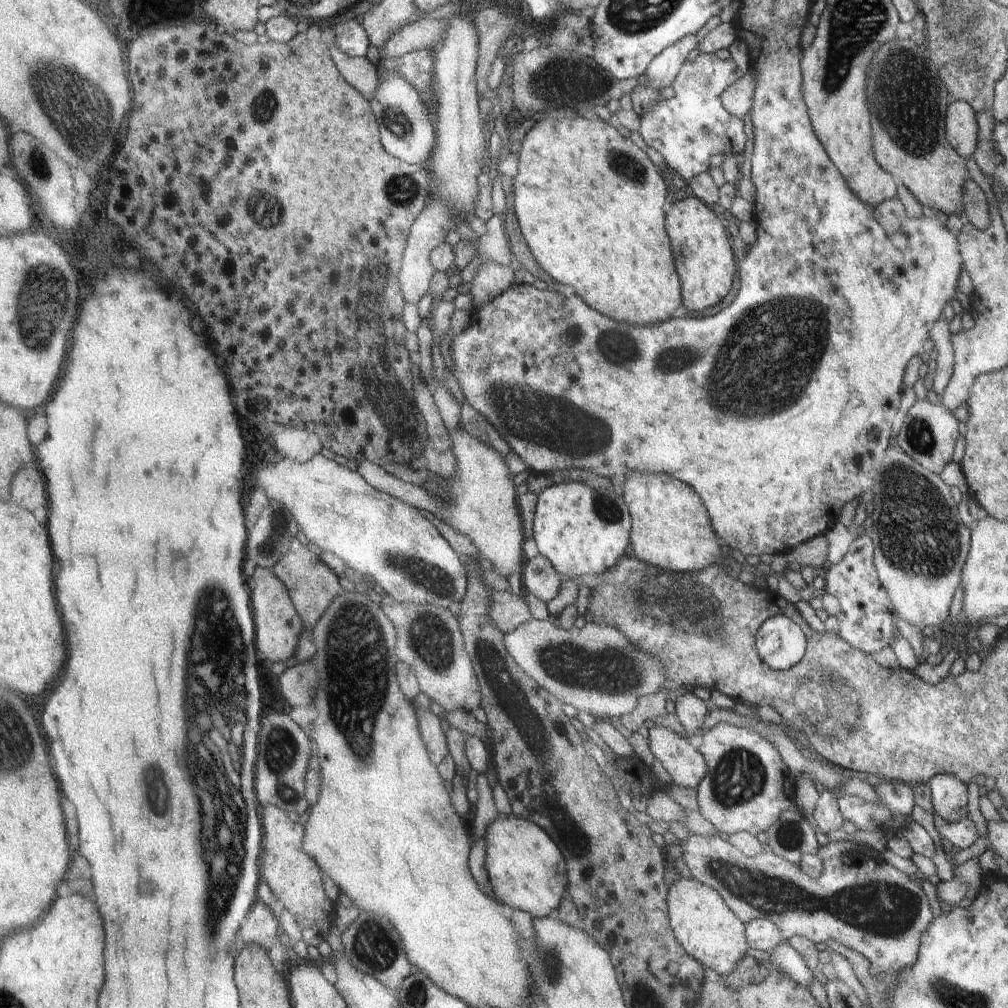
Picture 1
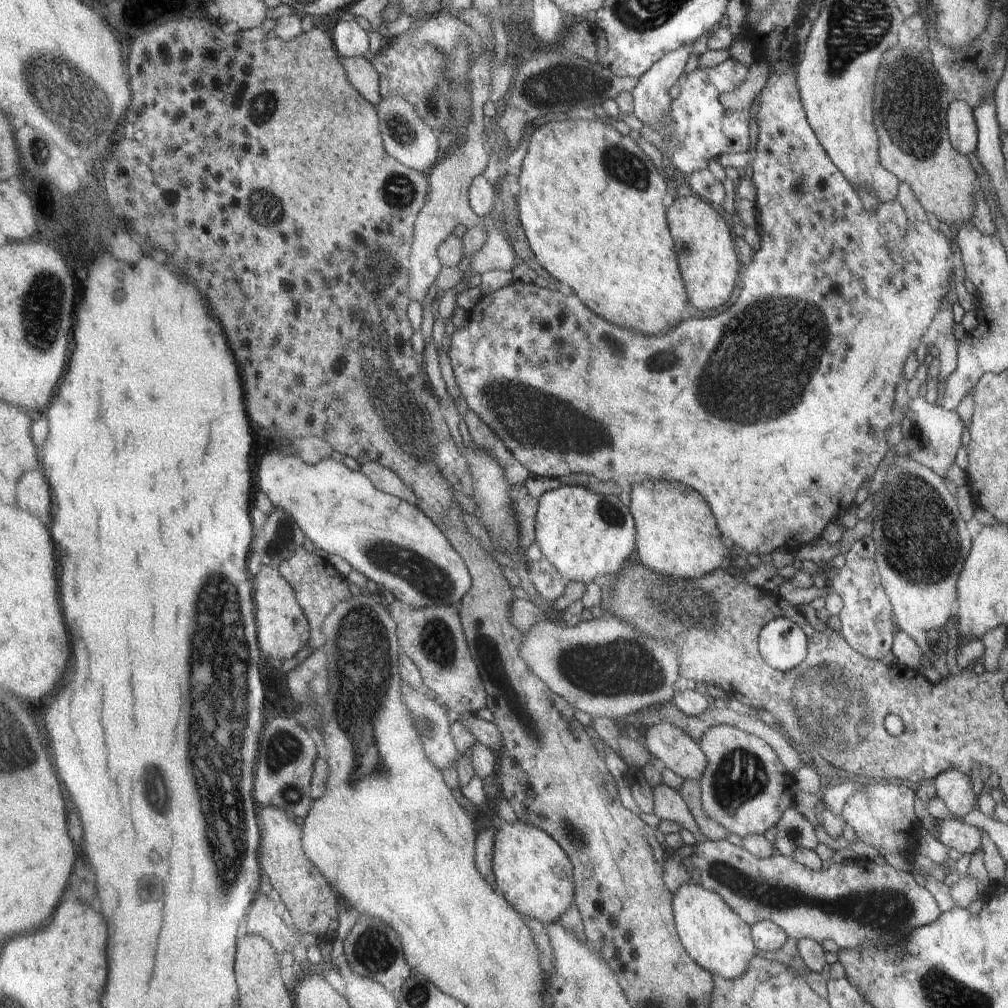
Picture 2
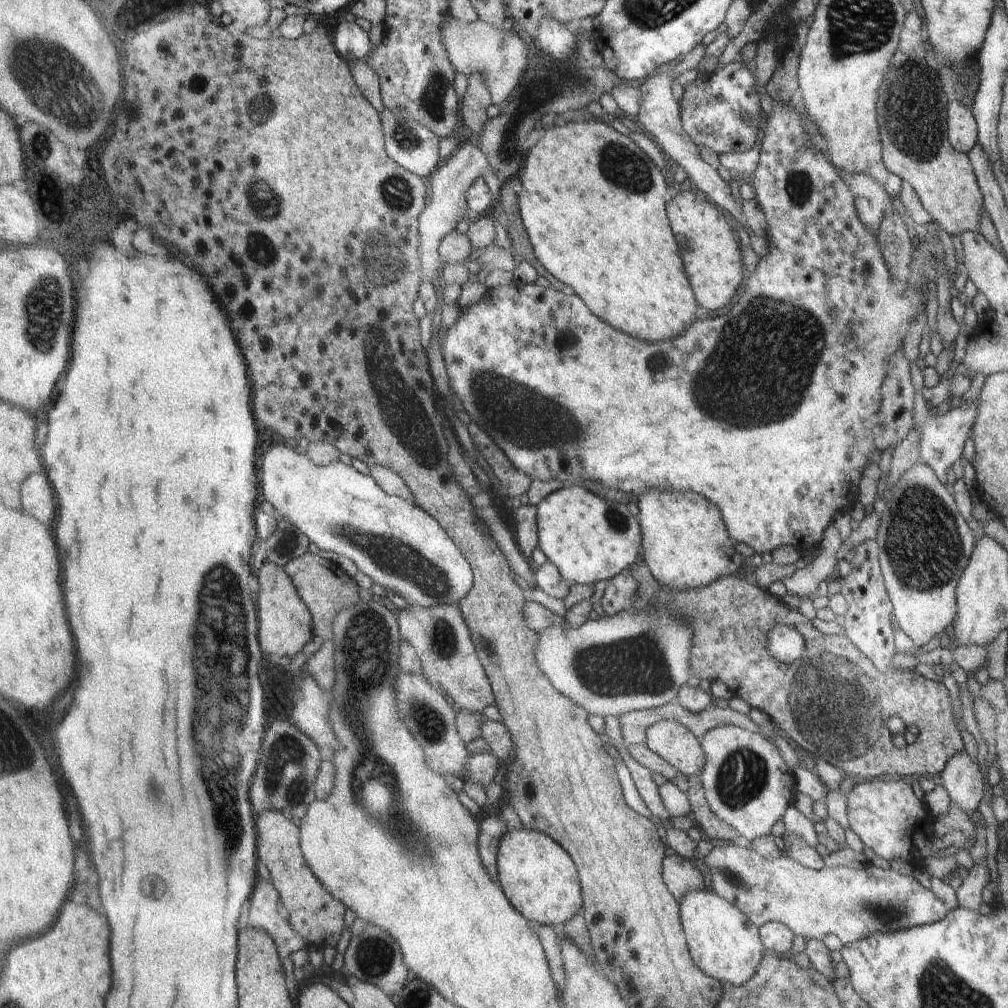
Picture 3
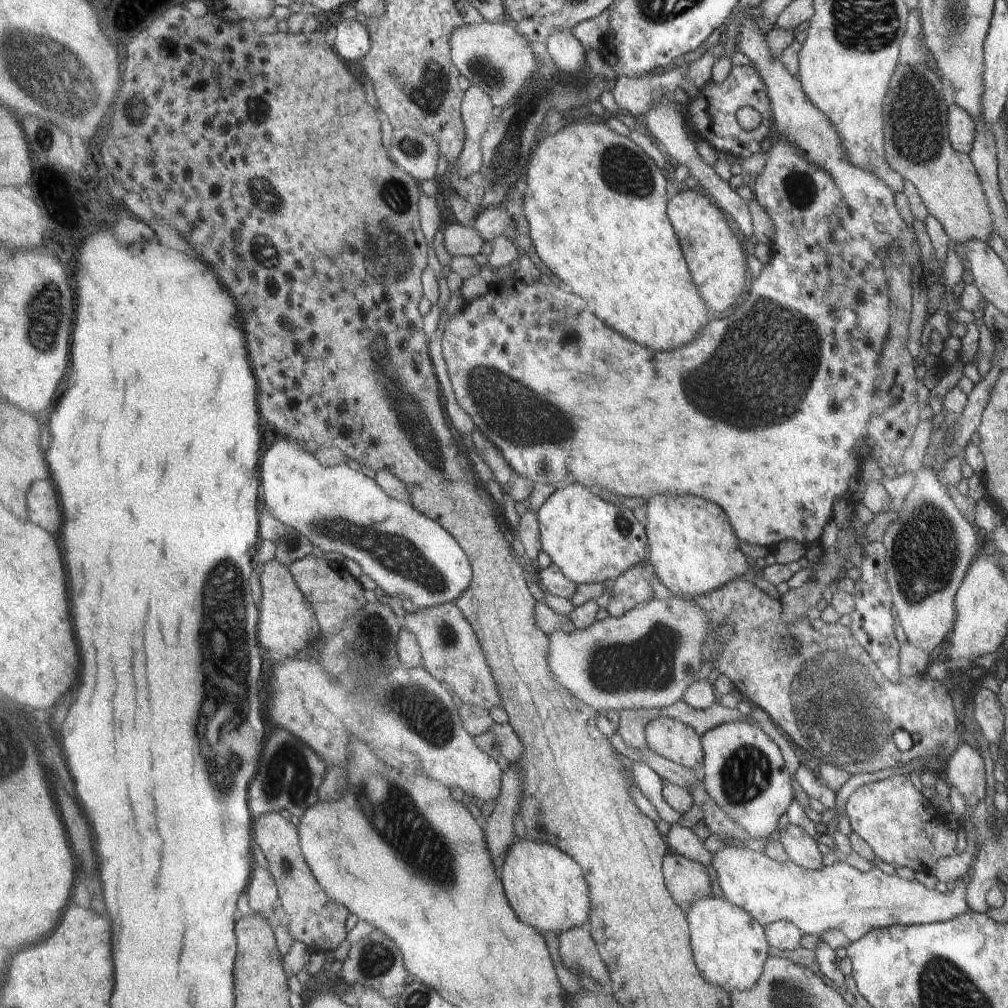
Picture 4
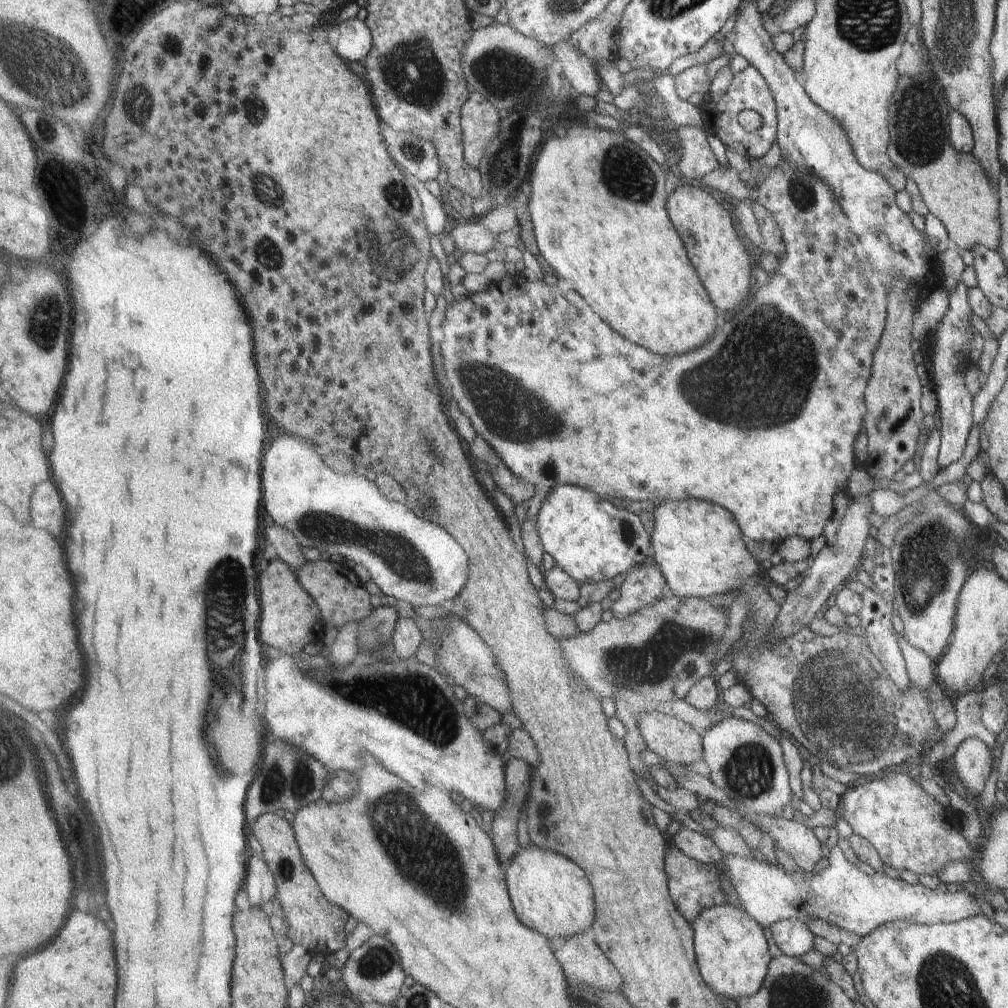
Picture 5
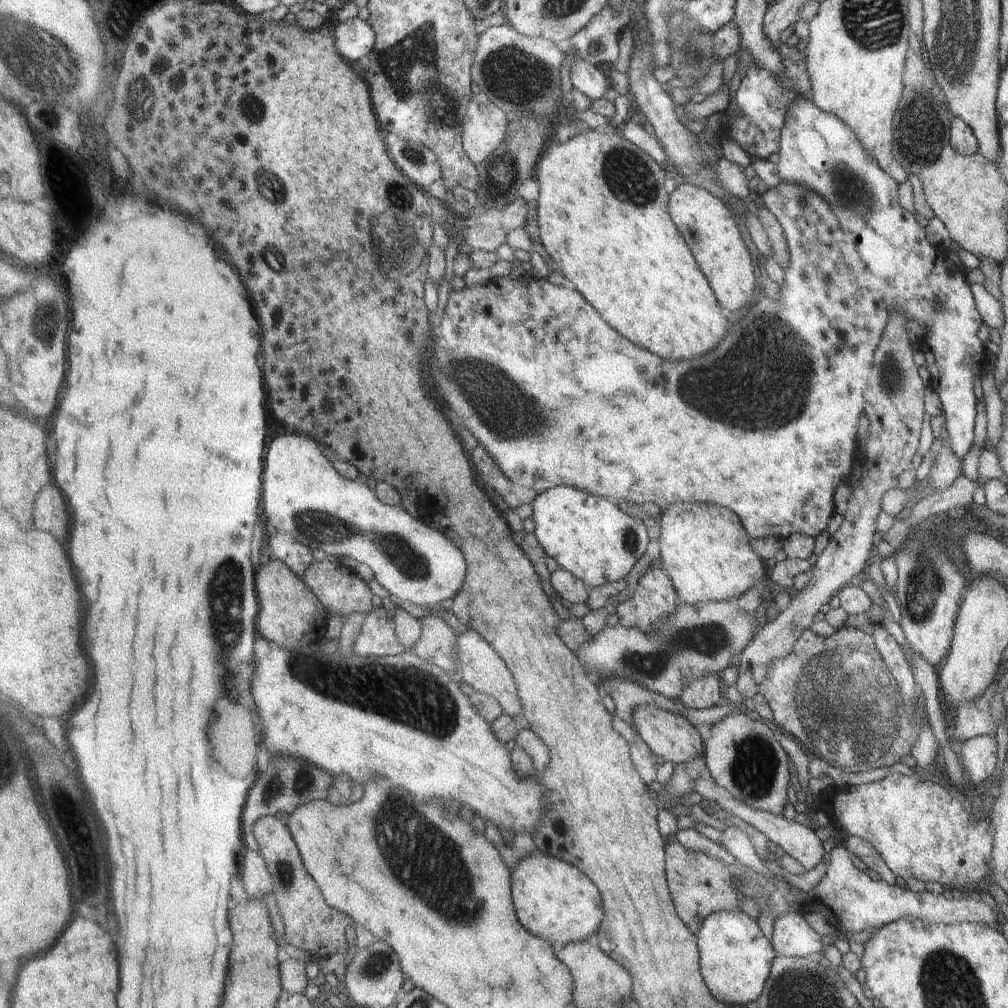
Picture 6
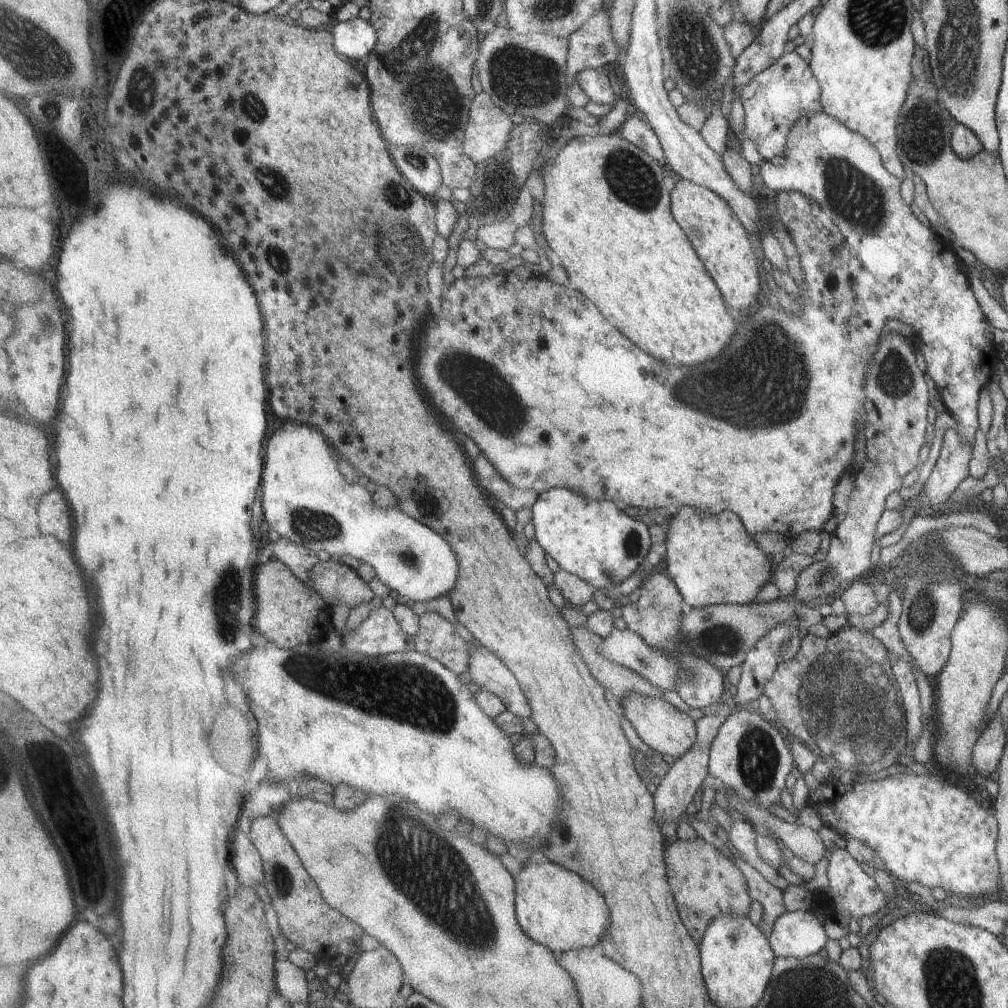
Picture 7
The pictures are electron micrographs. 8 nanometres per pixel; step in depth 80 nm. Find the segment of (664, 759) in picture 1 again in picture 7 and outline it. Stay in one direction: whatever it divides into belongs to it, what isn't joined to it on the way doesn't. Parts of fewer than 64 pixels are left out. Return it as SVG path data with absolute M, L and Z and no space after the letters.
M629 693L622 700L624 716L629 720L641 740L657 754L669 754L680 758L696 744L698 730L696 722L686 712L681 712L673 704L669 704L661 696L642 695L641 693Z

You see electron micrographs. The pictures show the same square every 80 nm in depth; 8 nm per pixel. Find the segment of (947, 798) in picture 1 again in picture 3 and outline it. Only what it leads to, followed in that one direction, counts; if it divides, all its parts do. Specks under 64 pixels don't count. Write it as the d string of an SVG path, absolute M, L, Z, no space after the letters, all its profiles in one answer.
M965 751L954 754L936 776L939 785L947 791L951 803L955 803L967 815L974 812L984 794L984 784L977 764Z

